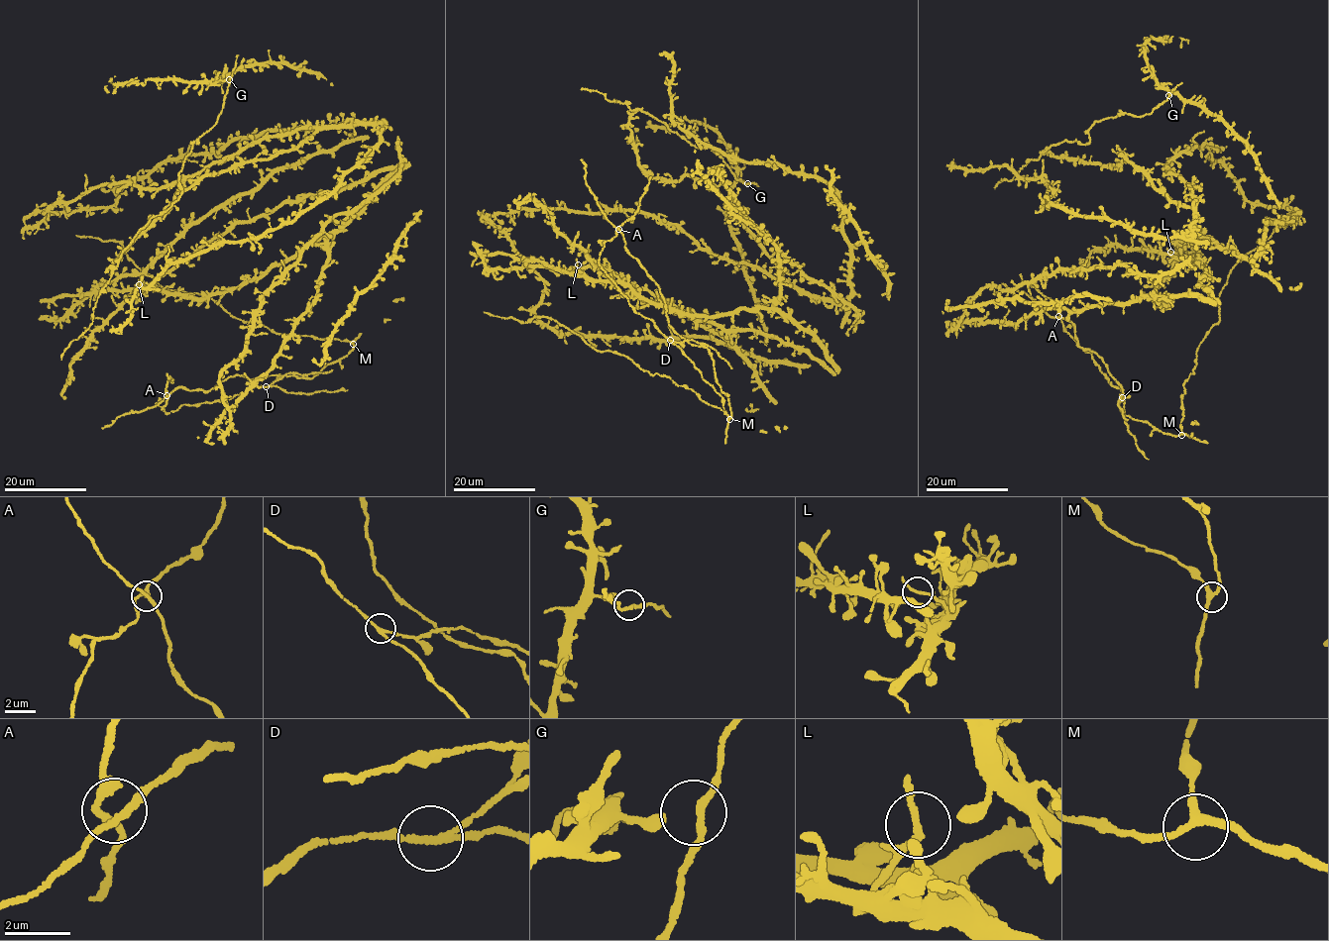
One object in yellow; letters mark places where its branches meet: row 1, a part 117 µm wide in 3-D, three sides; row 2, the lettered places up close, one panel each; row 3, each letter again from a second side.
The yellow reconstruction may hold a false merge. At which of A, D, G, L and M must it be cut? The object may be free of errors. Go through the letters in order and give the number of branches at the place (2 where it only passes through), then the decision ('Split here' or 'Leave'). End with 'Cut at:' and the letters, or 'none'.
A: Branches: 3. Leave
D: Branches: 3. Split here
G: Branches: 3. Leave
L: Branches: 3. Leave
M: Branches: 3. Leave
Cut at: D

